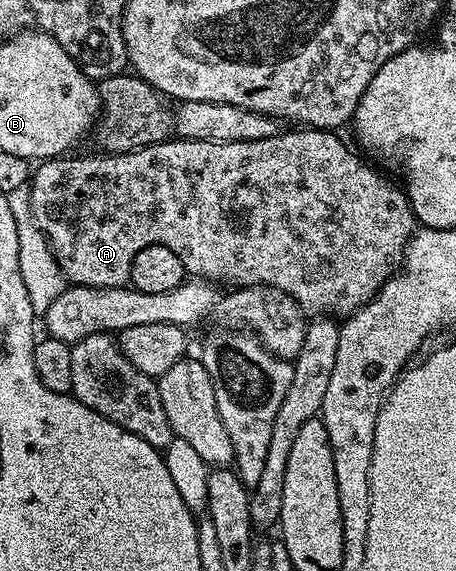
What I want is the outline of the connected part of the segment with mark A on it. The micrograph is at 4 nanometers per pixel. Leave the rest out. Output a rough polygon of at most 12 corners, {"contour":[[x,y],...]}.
{"contour":[[312,127],[55,157],[66,282],[143,247],[344,319],[401,268],[404,192]]}

